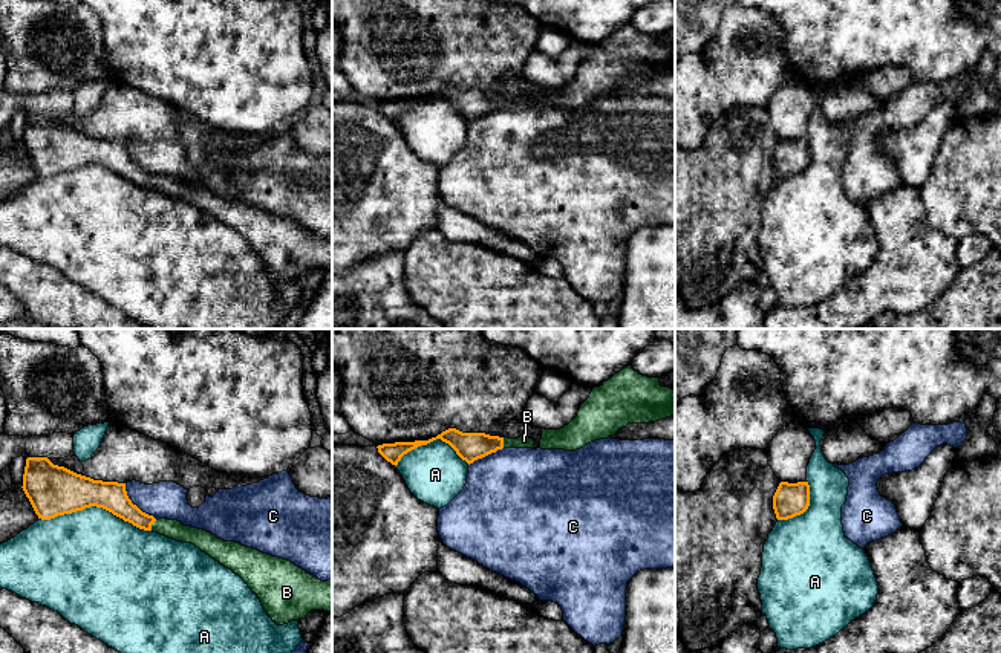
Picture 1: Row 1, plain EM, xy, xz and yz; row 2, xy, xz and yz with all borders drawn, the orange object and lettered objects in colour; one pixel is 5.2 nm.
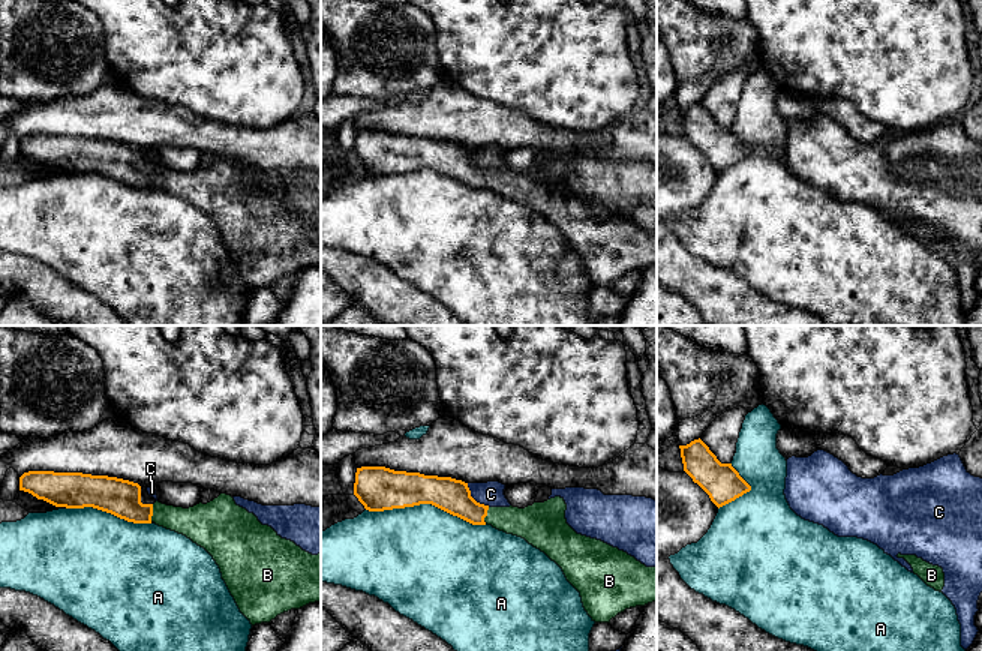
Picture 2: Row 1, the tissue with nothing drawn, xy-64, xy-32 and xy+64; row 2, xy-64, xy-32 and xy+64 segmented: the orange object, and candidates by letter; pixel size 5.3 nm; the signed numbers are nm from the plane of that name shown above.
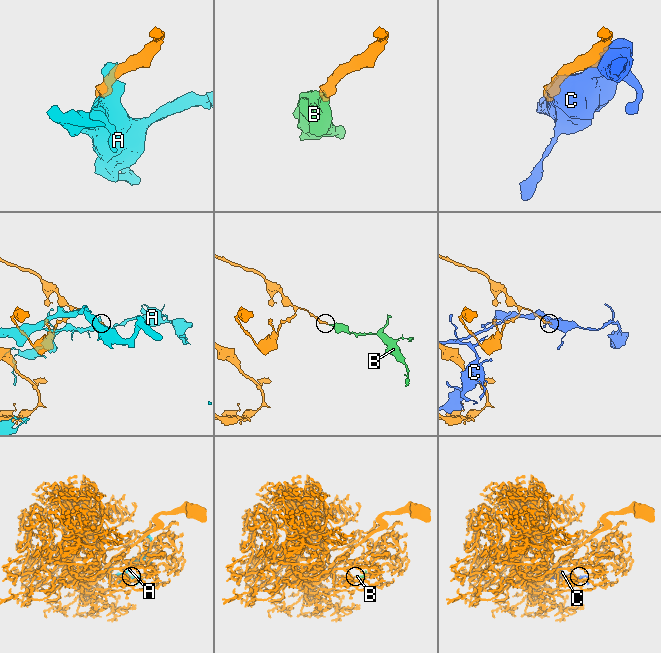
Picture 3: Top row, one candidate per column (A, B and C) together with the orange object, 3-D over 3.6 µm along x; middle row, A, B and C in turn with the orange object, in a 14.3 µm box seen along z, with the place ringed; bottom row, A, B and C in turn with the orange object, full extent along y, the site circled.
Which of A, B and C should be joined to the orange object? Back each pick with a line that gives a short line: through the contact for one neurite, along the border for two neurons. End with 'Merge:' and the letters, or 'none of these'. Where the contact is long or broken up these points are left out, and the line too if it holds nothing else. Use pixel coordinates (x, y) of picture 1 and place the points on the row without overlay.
B: xy (112, 155), (138, 176), (152, 181), (175, 187)
Merge: B

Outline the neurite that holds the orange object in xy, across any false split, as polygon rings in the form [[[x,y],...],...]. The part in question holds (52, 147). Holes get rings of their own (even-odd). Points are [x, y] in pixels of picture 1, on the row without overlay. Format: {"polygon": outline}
{"polygon": [[[28,115],[21,145],[35,171],[41,177],[51,177],[58,173],[96,164],[112,170],[113,173],[132,180],[139,187],[153,188],[176,199],[194,202],[222,223],[239,232],[248,242],[253,251],[257,252],[265,269],[277,283],[298,278],[311,268],[332,269],[332,237],[321,239],[288,217],[263,211],[236,199],[223,199],[211,190],[184,184],[178,177],[156,177],[153,173],[142,170],[136,162],[132,161],[126,148],[126,141],[93,138],[64,124],[54,122],[47,115]]]}

